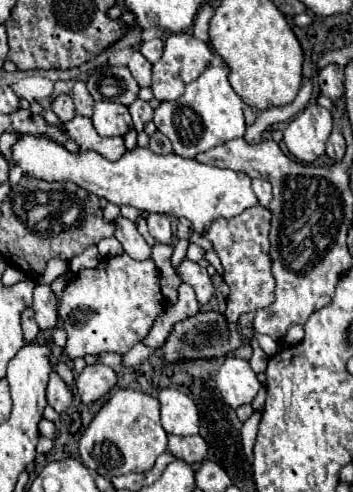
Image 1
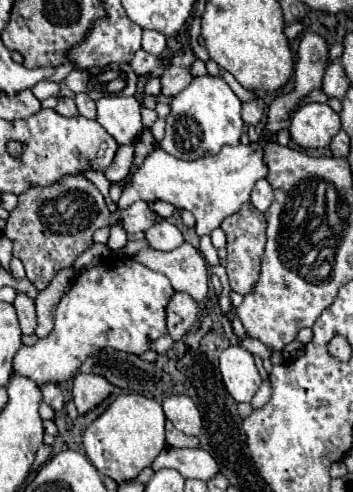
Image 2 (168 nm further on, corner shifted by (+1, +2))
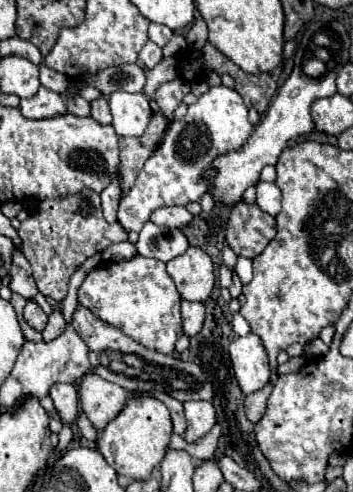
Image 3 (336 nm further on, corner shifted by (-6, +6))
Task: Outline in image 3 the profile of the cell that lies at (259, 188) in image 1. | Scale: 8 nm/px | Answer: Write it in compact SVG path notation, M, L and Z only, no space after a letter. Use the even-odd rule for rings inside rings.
M259 182L257 184L257 206L267 214L277 216L281 210L281 190L273 182Z

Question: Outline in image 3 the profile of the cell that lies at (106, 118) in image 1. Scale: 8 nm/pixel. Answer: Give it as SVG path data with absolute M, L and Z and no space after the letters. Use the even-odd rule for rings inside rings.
M115 92L109 96L113 128L119 136L141 136L153 116L145 94Z

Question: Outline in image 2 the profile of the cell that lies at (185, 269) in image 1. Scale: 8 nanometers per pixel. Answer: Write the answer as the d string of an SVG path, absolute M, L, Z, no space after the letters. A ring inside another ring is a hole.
M186 242L170 252L142 248L132 256L132 260L148 266L150 270L166 274L174 290L190 294L196 302L202 302L208 294L206 260L194 246Z

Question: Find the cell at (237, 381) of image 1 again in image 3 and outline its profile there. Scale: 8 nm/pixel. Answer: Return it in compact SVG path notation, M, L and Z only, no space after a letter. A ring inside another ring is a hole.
M249 332L247 336L237 336L229 346L229 356L243 394L257 392L269 382L269 358L257 334Z

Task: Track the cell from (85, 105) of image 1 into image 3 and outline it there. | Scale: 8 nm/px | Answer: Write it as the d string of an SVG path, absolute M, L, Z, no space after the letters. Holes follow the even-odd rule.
M97 98L91 102L91 116L99 124L111 124L111 112L109 112L109 104L105 98Z

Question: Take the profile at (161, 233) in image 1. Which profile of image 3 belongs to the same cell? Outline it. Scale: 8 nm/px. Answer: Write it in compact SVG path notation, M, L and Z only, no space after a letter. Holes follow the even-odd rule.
M147 222L139 232L139 240L135 246L141 256L169 262L171 258L181 256L189 248L189 242L181 230Z

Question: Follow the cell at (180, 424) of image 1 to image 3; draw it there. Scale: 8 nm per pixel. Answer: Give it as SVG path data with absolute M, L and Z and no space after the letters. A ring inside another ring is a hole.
M185 402L185 416L187 416L187 430L183 438L193 444L201 440L215 424L215 406L211 402Z

